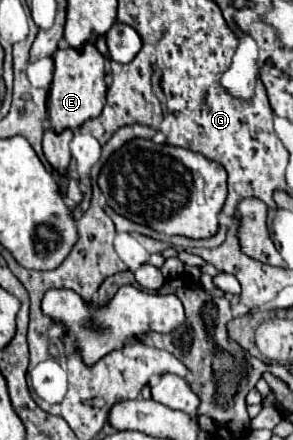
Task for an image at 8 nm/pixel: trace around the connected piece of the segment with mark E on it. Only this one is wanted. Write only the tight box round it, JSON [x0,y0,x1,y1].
[50,44,106,134]

